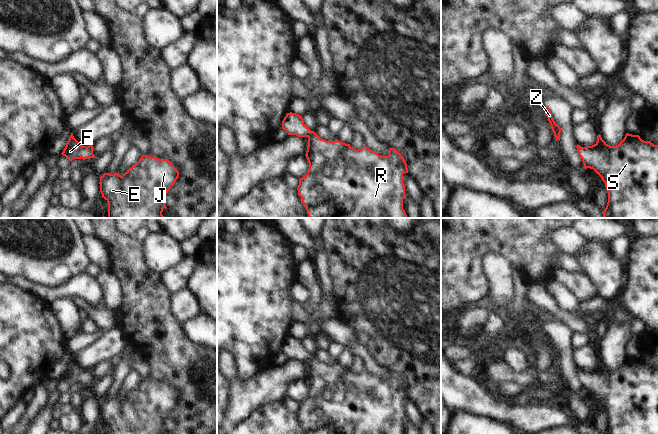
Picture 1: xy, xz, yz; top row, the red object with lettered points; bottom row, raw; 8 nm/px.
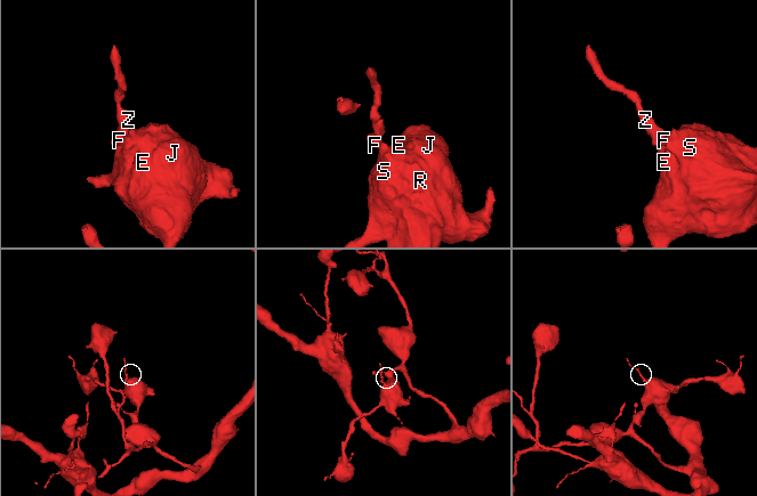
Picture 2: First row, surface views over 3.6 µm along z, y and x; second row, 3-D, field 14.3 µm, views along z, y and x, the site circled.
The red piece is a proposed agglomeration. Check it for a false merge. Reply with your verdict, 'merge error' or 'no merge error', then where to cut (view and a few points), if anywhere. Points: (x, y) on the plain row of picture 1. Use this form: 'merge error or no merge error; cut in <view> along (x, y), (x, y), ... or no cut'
no merge error; no cut

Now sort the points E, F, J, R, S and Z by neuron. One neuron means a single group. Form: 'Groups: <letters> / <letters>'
Groups: E F J R S Z

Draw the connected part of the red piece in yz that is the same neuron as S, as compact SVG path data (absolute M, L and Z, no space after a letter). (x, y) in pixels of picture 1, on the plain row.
M626 357L624 363L616 370L608 369L599 358L592 370L576 370L584 392L593 393L605 407L608 426L604 434L658 434L658 369L644 365L639 359Z

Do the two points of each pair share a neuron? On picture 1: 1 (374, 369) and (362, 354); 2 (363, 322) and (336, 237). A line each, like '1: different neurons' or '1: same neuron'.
1: same neuron
2: same neuron

